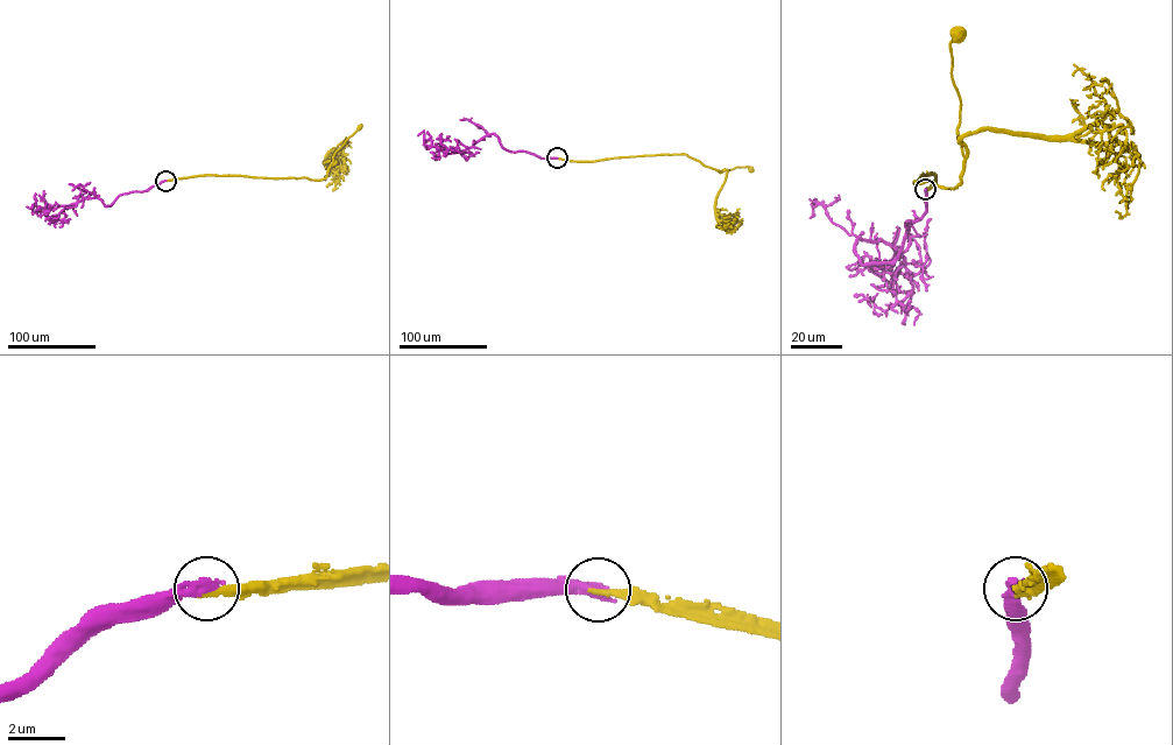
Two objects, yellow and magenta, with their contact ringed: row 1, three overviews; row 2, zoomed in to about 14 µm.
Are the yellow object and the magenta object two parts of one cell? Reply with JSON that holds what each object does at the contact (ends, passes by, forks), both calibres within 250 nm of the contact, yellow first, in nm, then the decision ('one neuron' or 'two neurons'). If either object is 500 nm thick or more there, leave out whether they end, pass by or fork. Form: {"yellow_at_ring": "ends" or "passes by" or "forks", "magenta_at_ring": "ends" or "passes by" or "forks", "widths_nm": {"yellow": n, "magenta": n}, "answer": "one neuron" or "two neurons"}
{"yellow_at_ring": "ends", "magenta_at_ring": "ends", "widths_nm": {"yellow": 240, "magenta": 440}, "answer": "two neurons"}

